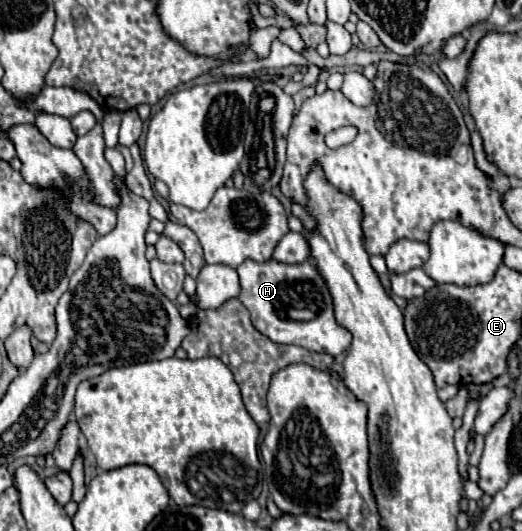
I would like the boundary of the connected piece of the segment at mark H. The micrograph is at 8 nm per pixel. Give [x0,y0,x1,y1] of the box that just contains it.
[238,261,352,355]

